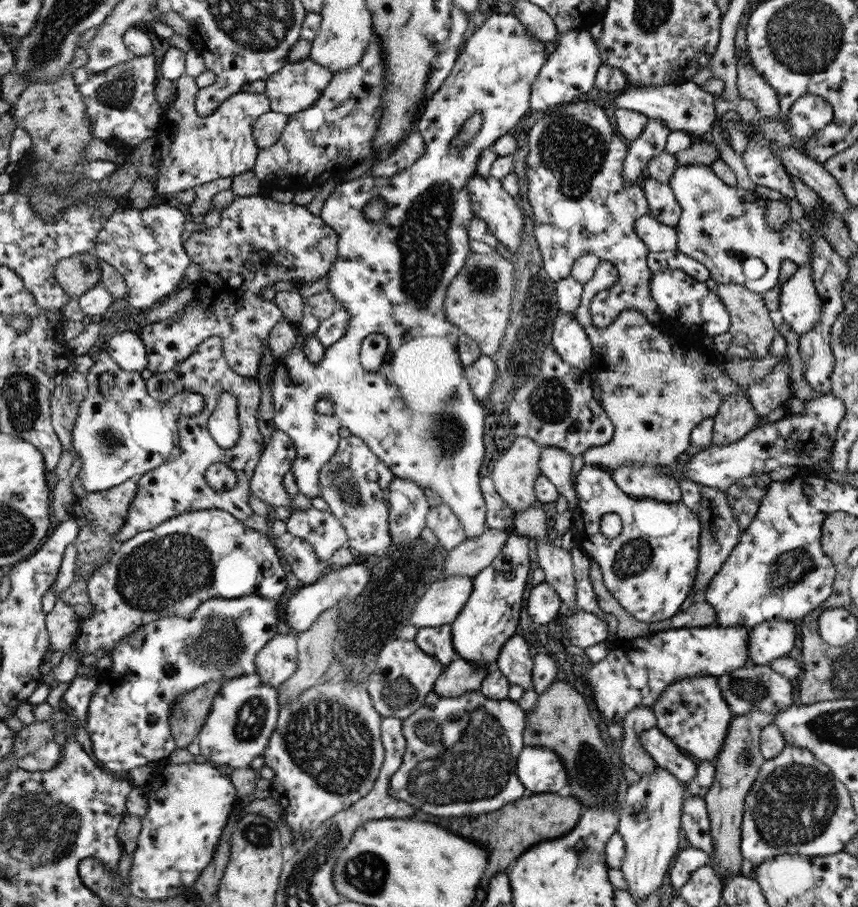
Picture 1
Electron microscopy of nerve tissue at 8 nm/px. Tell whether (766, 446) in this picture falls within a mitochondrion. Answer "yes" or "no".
no

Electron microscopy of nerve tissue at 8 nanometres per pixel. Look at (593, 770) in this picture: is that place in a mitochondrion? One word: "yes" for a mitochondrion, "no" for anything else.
yes

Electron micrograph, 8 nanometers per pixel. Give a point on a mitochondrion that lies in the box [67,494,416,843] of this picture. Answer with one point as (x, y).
(334, 747)

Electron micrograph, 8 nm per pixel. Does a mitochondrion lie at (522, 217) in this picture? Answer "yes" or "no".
no

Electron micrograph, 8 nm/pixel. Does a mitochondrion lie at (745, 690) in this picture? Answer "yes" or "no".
yes

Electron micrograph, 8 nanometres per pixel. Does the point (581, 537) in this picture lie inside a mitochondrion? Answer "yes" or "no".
no

